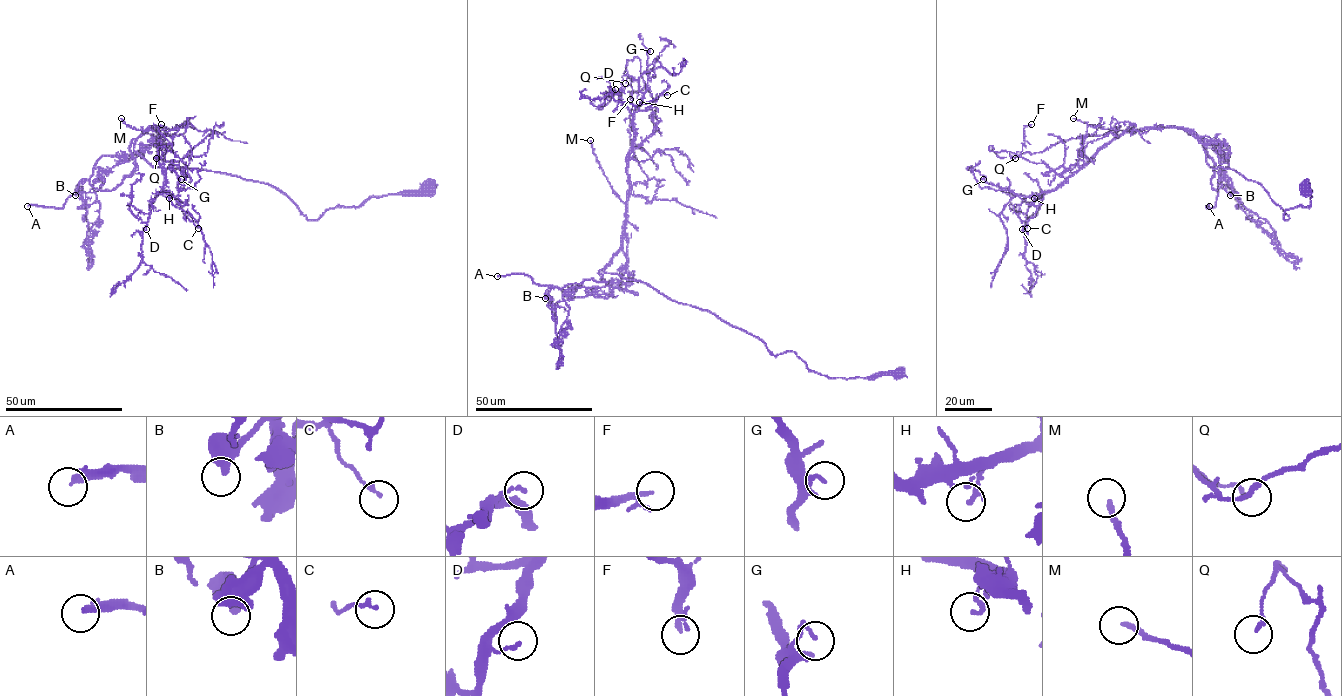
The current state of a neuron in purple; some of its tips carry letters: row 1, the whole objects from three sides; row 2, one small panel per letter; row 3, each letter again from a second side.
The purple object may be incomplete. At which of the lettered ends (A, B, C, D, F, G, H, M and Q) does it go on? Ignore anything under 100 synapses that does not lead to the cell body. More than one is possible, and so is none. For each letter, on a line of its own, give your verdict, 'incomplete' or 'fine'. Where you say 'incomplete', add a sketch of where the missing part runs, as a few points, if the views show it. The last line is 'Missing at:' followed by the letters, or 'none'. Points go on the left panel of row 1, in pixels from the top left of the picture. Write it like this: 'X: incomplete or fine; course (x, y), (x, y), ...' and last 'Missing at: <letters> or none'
A: incomplete
B: fine
C: fine
D: fine
F: fine
G: fine
H: fine
M: fine
Q: fine
Missing at: A

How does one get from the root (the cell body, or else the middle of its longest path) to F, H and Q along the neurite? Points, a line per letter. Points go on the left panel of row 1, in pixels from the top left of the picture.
F: (427, 188), (307, 220), (268, 184), (151, 166), (134, 143), (155, 128), (159, 164), (187, 173), (161, 124)
H: (427, 188), (307, 220), (268, 184), (154, 167), (134, 149), (149, 128), (159, 134), (169, 198)
Q: (427, 188), (307, 220), (268, 184), (154, 167), (134, 149), (149, 128), (178, 129), (156, 158)

